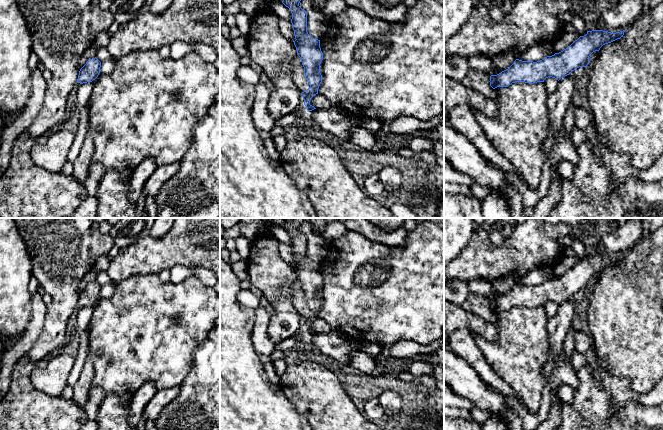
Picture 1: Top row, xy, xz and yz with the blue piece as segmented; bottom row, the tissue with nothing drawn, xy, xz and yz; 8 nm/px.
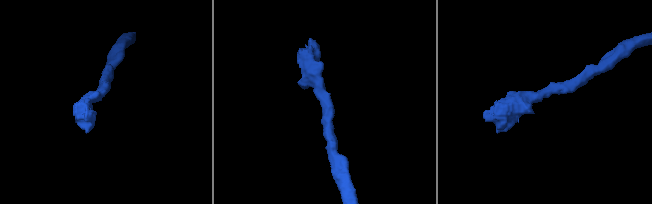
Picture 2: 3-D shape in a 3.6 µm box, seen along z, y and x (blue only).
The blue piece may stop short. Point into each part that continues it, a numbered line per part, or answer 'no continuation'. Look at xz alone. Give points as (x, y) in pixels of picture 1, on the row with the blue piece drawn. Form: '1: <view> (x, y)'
1: xz (298, 75)

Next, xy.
no continuation

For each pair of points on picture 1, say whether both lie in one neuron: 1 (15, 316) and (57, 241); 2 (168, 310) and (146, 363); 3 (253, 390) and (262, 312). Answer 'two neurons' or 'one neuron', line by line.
1: two neurons
2: one neuron
3: two neurons

